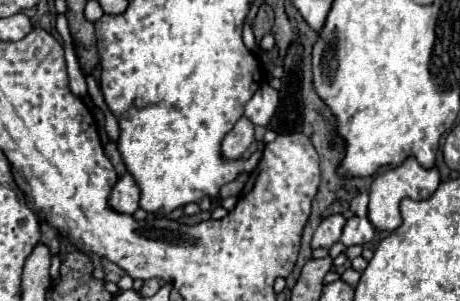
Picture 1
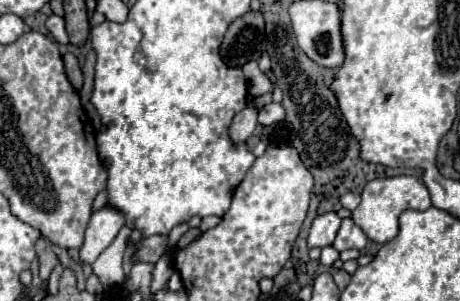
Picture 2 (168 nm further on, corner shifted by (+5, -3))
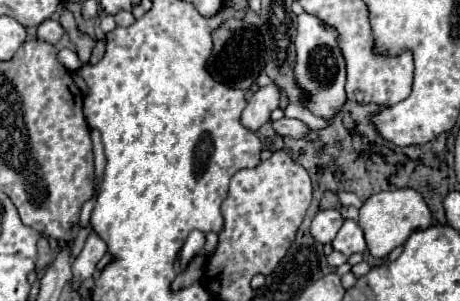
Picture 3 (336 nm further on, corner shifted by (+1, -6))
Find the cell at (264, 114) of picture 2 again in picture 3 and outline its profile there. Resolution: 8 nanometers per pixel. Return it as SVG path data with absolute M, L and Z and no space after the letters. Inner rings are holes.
M280 118L272 122L272 128L280 134L280 136L292 136L292 138L302 138L306 134L306 124L302 120L294 120L294 118Z

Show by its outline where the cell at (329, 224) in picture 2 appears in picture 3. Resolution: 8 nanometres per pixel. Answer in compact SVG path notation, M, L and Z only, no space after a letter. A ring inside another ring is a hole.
M320 210L316 214L316 218L312 220L310 234L316 238L316 242L330 244L336 238L342 222L344 222L344 218L340 216L338 210Z

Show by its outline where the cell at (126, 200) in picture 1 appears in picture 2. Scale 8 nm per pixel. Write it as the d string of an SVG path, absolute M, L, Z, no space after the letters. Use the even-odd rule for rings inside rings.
M102 207L100 211L96 211L90 217L84 233L84 243L80 247L80 263L92 265L96 257L114 241L122 225L124 225L124 217L116 209Z

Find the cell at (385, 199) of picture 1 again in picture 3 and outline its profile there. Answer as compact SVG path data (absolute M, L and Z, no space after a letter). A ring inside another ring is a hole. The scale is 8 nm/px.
M396 188L372 194L360 208L360 220L358 220L360 228L364 230L368 250L374 258L386 258L394 248L402 246L408 240L412 230L426 228L430 222L432 222L430 208L424 202L422 194L414 188Z

